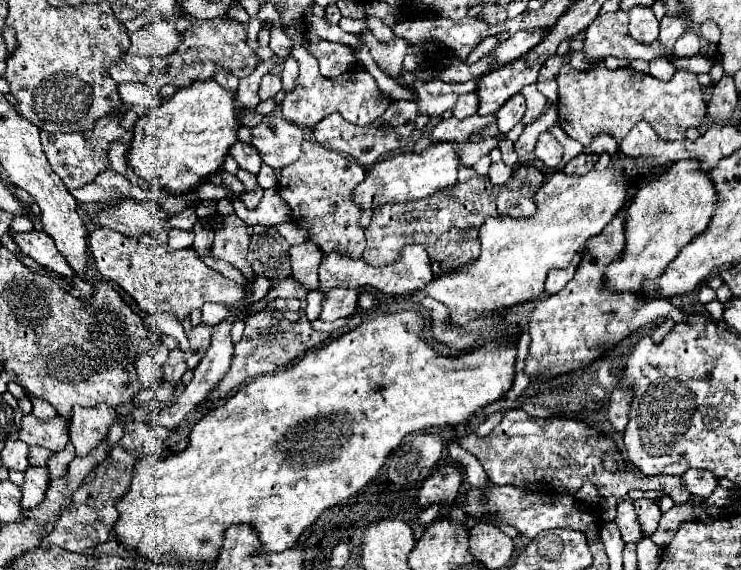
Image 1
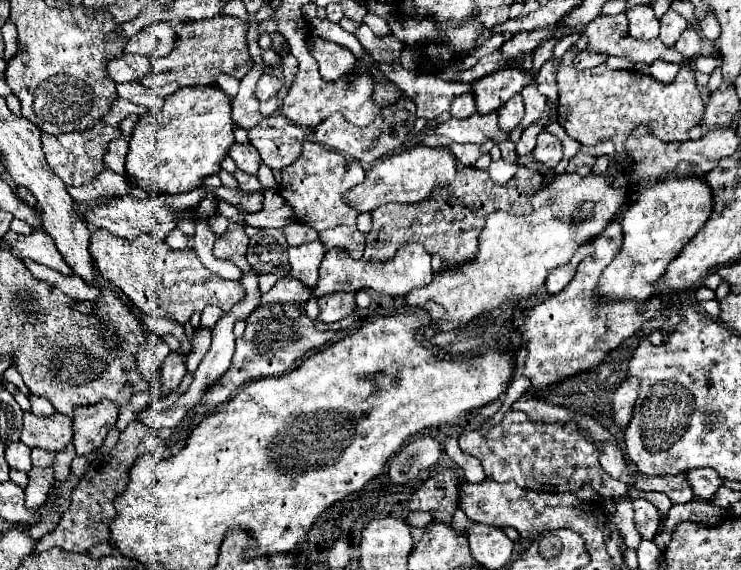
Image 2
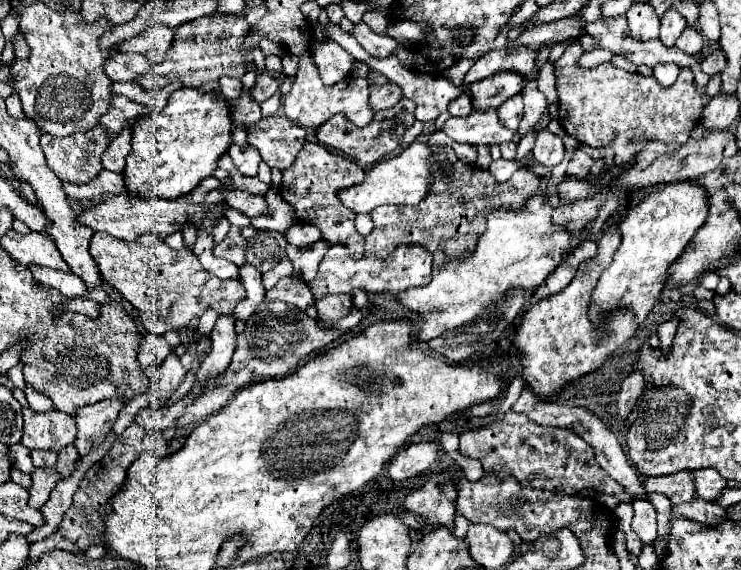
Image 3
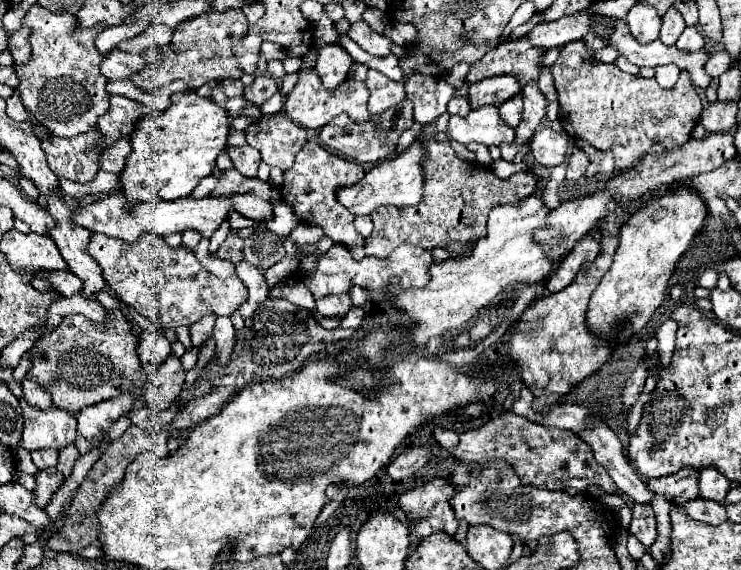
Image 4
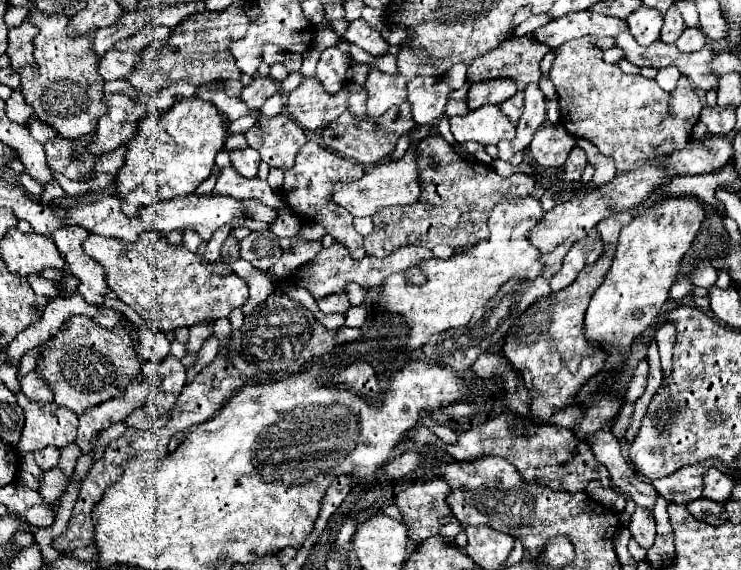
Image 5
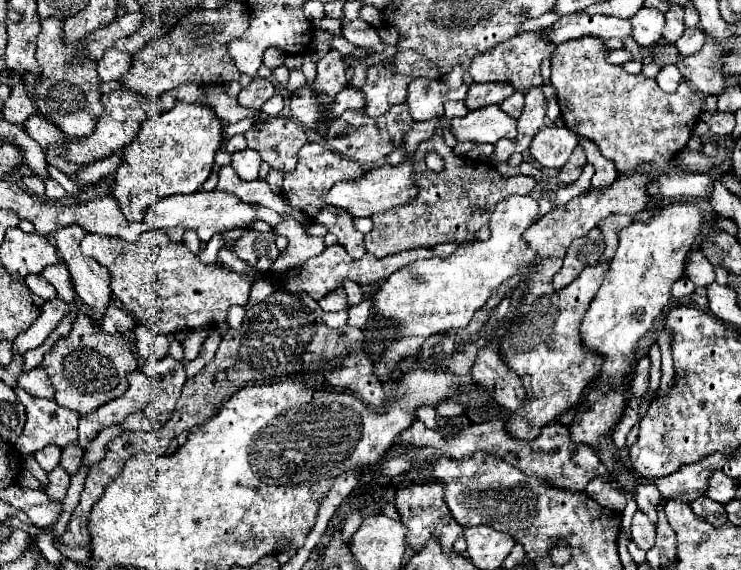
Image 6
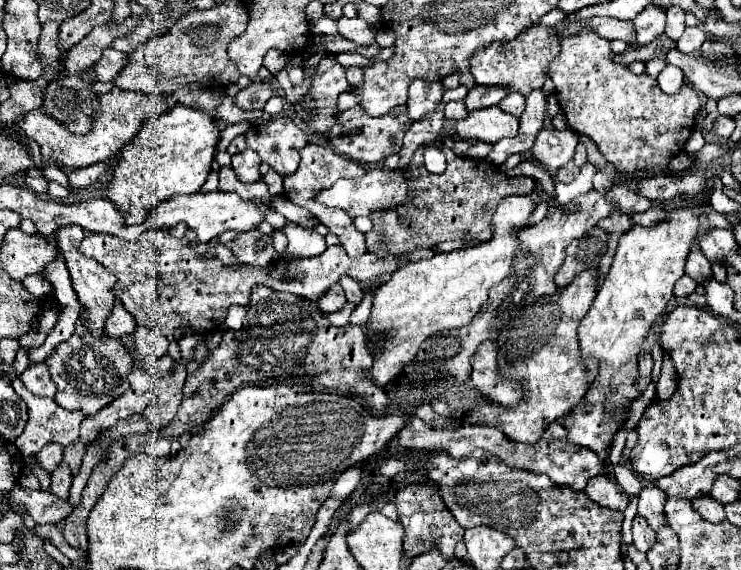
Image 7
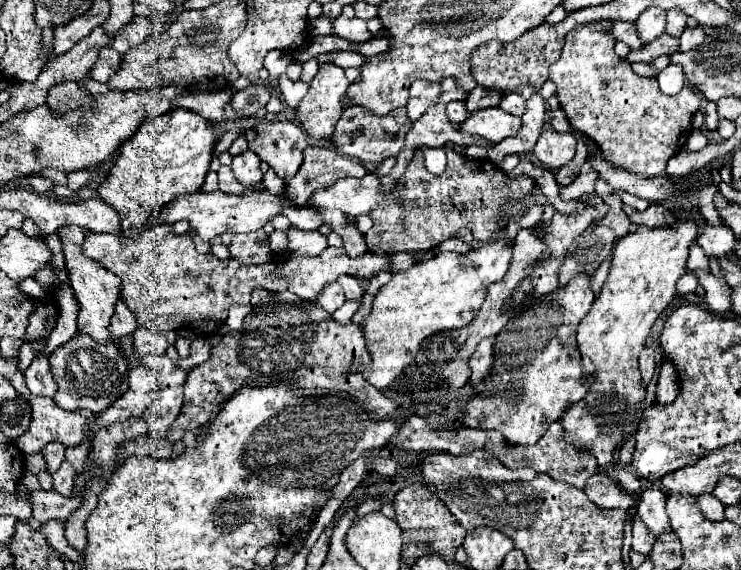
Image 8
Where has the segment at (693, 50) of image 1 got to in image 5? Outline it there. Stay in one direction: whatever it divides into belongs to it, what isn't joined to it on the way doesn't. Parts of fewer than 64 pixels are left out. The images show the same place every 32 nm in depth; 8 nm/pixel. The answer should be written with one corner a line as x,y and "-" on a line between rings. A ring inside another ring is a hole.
686,28
682,36
676,40
678,50
682,52
696,52
706,44
706,36
698,28

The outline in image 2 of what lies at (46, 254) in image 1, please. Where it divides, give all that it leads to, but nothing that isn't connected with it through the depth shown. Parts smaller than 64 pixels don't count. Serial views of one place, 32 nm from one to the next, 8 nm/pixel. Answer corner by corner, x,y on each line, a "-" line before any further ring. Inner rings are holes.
12,230
6,234
6,240
12,244
14,256
20,260
34,260
38,264
44,264
56,272
62,272
64,276
72,276
72,268
64,262
62,254
54,246
54,240
42,230
32,230
30,234
14,234

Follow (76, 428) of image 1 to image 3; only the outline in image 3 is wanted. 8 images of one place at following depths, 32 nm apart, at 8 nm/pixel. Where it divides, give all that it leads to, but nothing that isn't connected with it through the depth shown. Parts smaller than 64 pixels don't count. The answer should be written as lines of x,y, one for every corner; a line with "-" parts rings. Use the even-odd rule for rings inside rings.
102,400
98,404
92,406
84,406
76,410
76,440
74,446
78,450
80,456
86,456
92,448
100,446
106,438
106,434
112,430
118,412
122,408
122,402
114,402
114,400

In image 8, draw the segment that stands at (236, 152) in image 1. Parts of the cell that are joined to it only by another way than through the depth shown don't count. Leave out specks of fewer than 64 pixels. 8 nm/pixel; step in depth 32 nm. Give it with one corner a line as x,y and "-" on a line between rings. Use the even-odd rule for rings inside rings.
250,150
232,158
232,172
234,172
234,178
244,186
252,186
252,184
258,184
262,180
260,160

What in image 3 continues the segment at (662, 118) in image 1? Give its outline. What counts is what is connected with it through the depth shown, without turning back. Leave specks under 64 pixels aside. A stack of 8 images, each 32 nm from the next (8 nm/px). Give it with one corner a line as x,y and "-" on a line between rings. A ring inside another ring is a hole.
578,42
570,44
560,60
556,60
558,116
568,136
588,146
610,144
616,152
616,166
632,164
634,154
642,148
644,138
656,138
664,144
684,144
690,130
702,120
702,96
694,84
690,68
682,68
678,80
664,88
654,76
632,74
610,64
596,68
578,68
578,58
584,50

